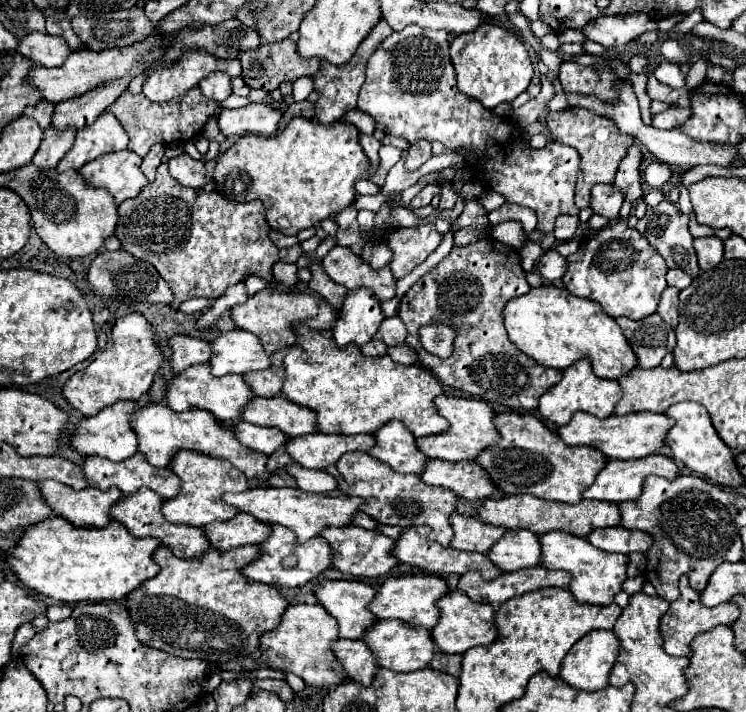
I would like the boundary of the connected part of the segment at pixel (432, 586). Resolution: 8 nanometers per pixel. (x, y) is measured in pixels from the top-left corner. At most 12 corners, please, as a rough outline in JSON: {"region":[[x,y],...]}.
{"region":[[430,573],[390,577],[368,609],[432,629],[446,581]]}

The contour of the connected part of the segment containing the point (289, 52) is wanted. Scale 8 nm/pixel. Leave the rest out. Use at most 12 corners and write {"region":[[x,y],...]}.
{"region":[[292,39],[262,43],[238,55],[252,89],[312,77],[320,59],[304,59]]}

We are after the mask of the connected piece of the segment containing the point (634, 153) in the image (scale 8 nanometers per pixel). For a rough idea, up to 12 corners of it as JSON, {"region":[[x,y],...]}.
{"region":[[634,143],[620,163],[614,185],[632,203],[644,195],[642,147]]}

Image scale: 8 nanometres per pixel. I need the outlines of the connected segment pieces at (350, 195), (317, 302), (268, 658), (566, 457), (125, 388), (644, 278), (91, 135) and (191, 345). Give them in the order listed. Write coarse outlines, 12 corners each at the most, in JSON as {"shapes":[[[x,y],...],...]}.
{"shapes":[[[296,117],[244,135],[216,191],[296,235],[356,199],[358,129]],[[272,287],[234,305],[236,327],[268,355],[294,345],[294,323],[332,329],[334,309],[314,291]],[[288,605],[260,637],[262,661],[310,687],[344,681],[322,605]],[[534,415],[494,417],[474,463],[506,495],[578,503],[606,459]],[[140,313],[114,323],[106,349],[62,385],[84,417],[138,401],[162,351]],[[618,221],[568,257],[562,283],[614,319],[644,319],[664,259]],[[106,111],[78,129],[58,163],[80,169],[100,155],[126,149],[128,135]],[[188,335],[168,339],[170,367],[182,373],[210,361],[210,345]]]}

